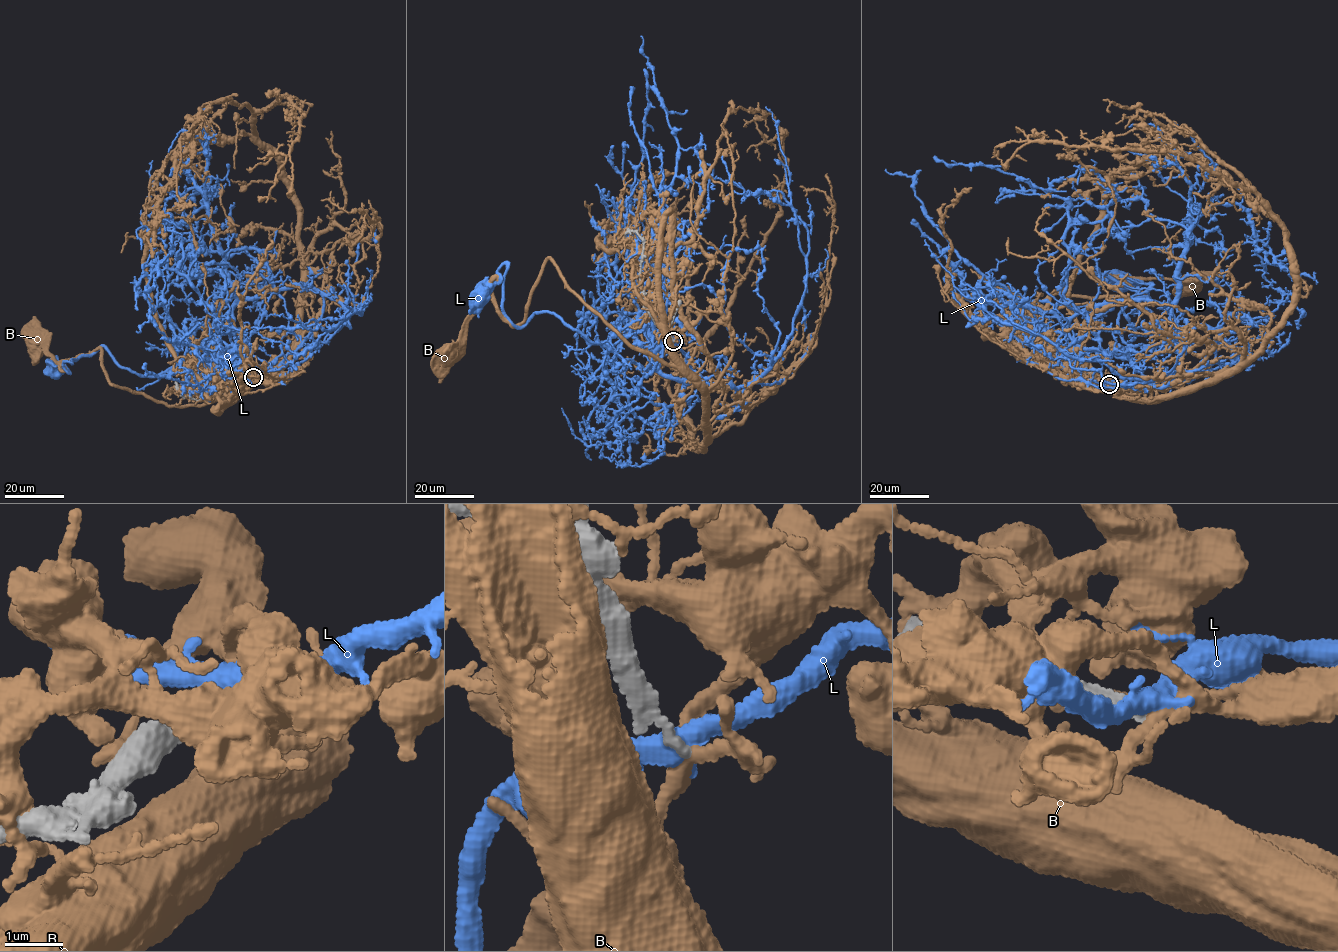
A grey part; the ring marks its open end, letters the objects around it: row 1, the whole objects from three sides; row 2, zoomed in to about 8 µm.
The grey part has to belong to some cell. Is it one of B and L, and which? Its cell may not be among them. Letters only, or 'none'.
none

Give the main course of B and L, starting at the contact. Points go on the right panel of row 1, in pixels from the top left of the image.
B: (1109, 384), (1100, 376), (1100, 386), (1128, 398), (1090, 365), (1066, 298), (1147, 297), (1114, 277), (1185, 284)
L: (1108, 384), (1165, 385), (1186, 340), (1124, 341), (1120, 312), (1148, 298), (1092, 267), (1118, 286)

